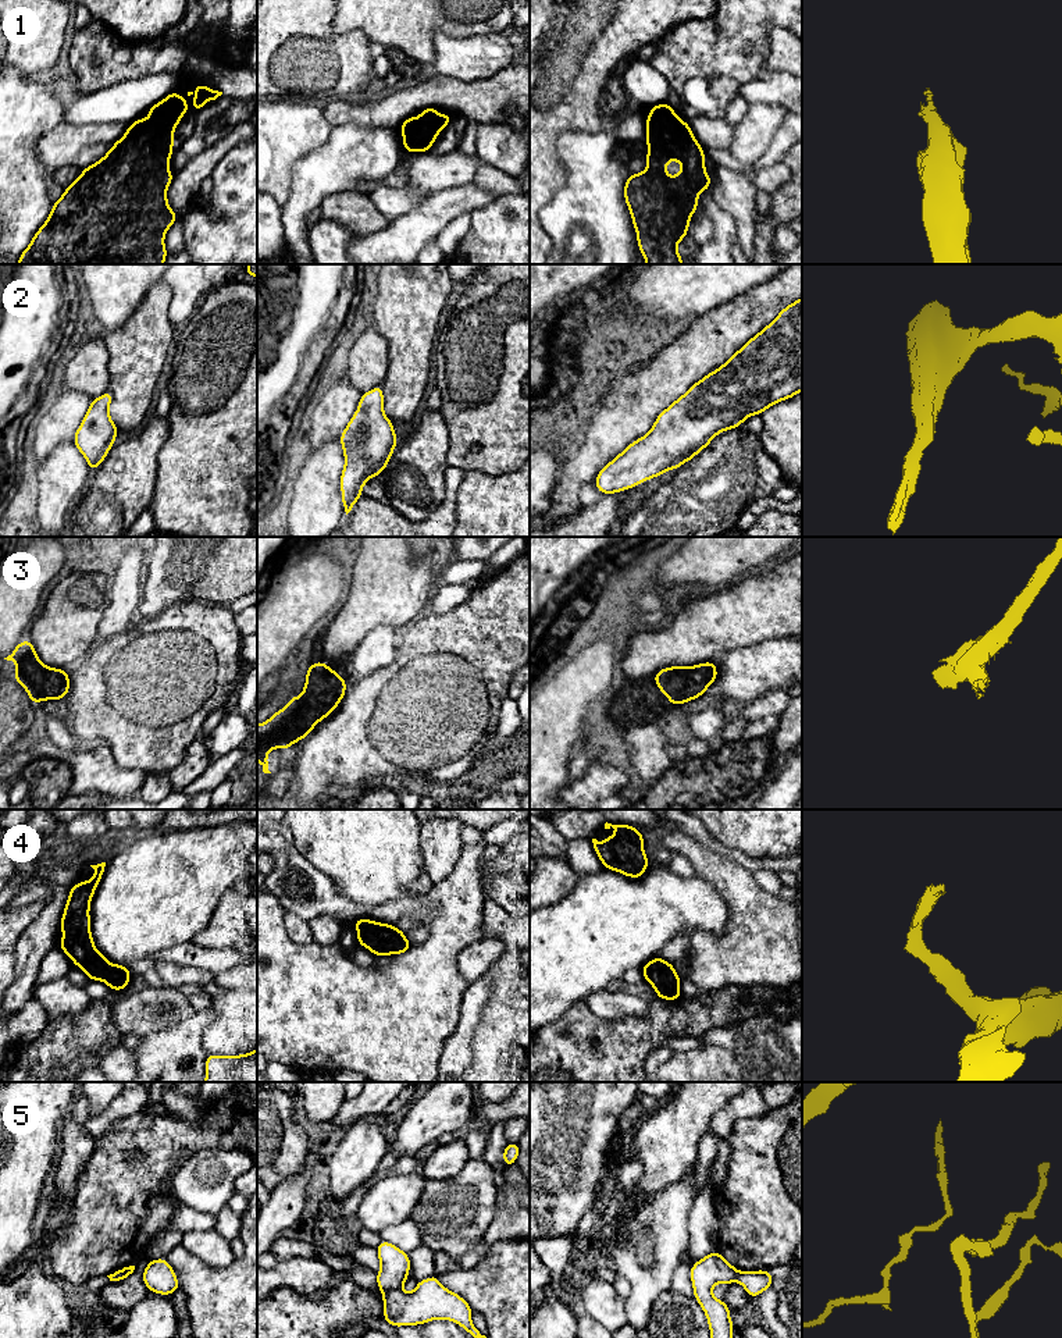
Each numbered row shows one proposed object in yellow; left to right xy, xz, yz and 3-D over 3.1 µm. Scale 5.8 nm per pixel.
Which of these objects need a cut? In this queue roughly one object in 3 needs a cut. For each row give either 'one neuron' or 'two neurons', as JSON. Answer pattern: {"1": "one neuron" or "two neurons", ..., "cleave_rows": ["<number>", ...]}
{"1": "one neuron", "2": "one neuron", "3": "one neuron", "4": "one neuron", "5": "two neurons", "cleave_rows": ["5"]}

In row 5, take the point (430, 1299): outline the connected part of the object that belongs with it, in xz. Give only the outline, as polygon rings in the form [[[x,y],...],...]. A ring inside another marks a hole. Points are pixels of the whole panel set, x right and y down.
[[[436,1275],[418,1281],[413,1292],[382,1291],[384,1320],[393,1325],[418,1325],[435,1319],[450,1320],[474,1338],[487,1338],[471,1323],[470,1305],[445,1288]]]

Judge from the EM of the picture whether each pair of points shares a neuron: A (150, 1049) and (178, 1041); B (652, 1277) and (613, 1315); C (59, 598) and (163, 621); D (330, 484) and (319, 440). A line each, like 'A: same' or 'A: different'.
A: same
B: different
C: different
D: different

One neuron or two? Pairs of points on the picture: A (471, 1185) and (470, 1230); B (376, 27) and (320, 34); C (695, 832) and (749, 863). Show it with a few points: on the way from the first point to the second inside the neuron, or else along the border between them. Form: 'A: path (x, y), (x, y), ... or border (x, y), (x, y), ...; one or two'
A: path (470, 1196), (470, 1219); one
B: border (334, 14), (337, 32), (360, 31), (367, 39); two
C: path (709, 842), (736, 856); one

